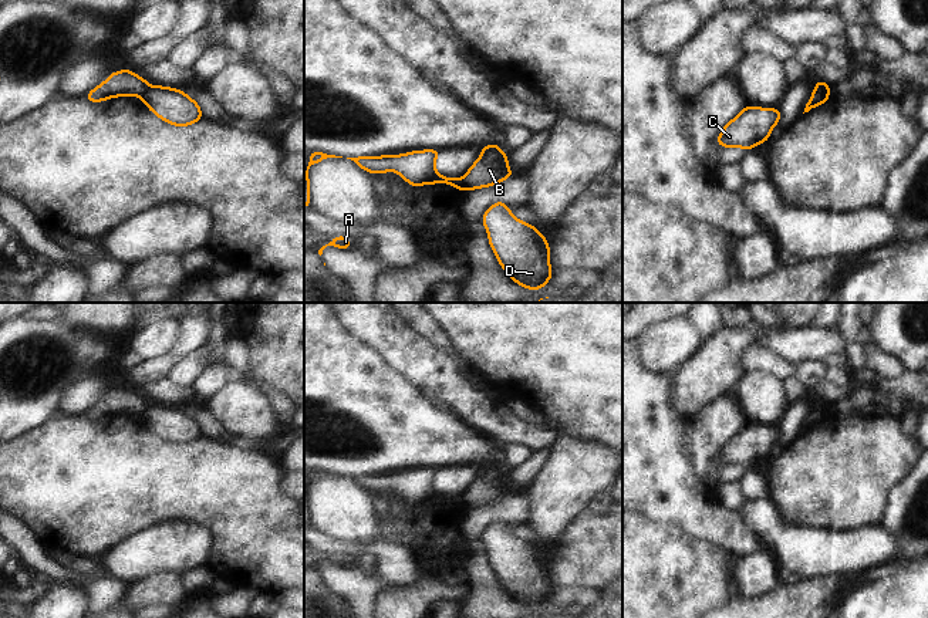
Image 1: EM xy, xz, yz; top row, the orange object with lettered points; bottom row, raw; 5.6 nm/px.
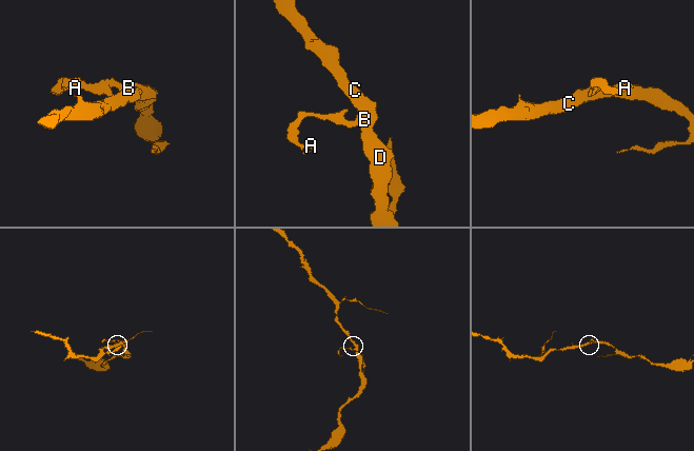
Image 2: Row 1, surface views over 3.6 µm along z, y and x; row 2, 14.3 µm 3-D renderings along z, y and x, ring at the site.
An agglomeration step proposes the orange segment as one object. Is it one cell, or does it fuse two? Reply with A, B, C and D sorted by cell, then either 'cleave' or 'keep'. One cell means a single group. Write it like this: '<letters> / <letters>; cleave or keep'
A / B C D; cleave

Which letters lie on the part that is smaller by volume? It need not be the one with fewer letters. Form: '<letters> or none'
A

